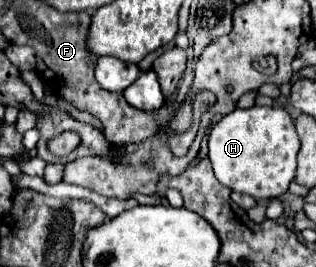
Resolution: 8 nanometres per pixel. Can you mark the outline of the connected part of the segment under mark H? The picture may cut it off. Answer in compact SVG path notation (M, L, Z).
M236 108L210 130L208 138L208 158L216 178L230 190L248 194L256 200L270 200L288 190L288 184L296 174L298 150L300 140L294 122L284 108Z

